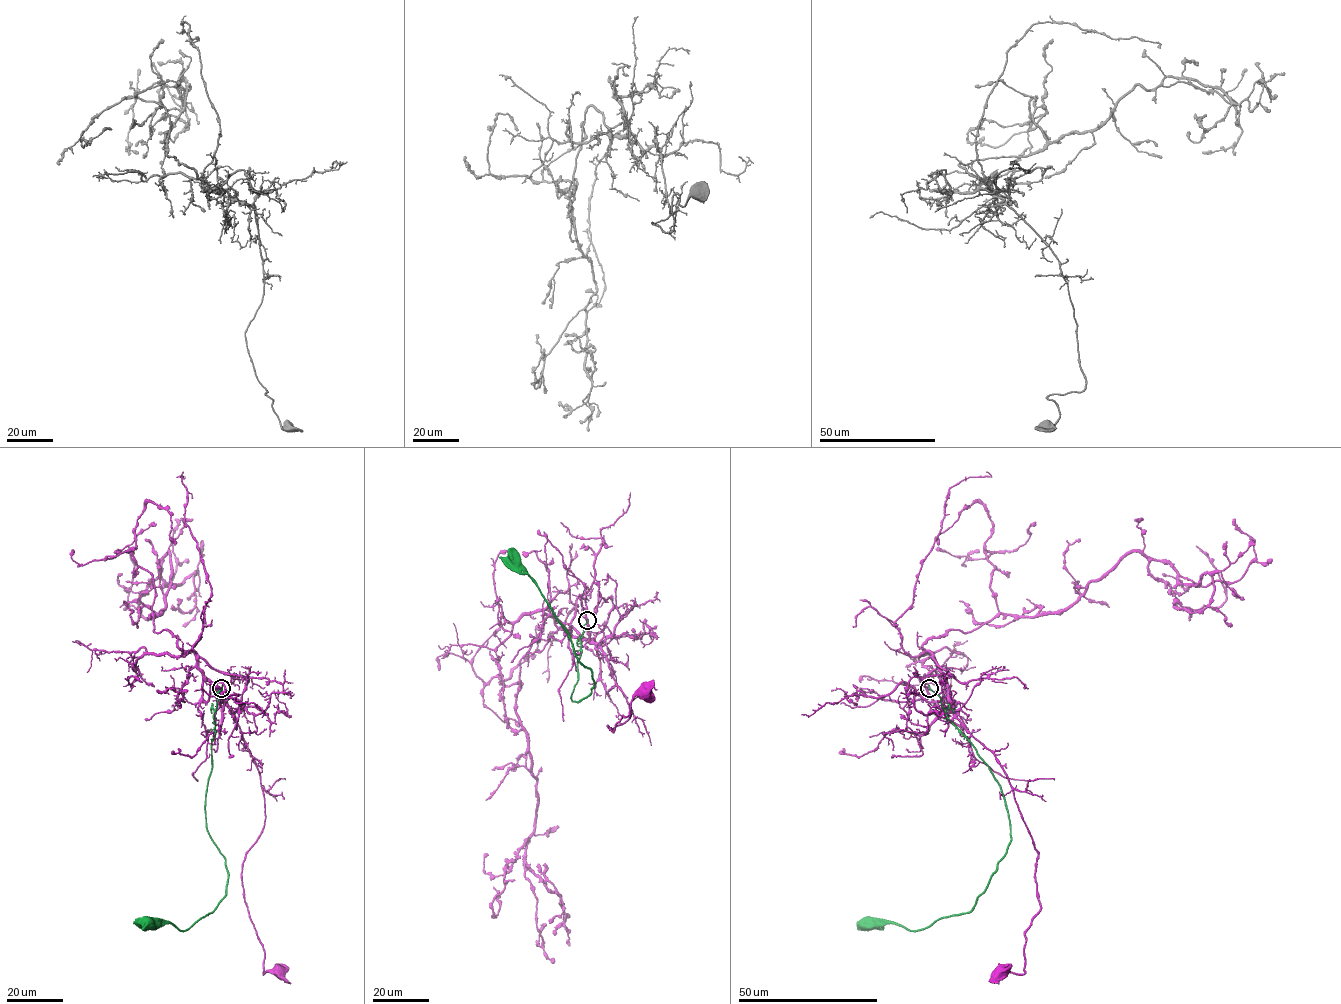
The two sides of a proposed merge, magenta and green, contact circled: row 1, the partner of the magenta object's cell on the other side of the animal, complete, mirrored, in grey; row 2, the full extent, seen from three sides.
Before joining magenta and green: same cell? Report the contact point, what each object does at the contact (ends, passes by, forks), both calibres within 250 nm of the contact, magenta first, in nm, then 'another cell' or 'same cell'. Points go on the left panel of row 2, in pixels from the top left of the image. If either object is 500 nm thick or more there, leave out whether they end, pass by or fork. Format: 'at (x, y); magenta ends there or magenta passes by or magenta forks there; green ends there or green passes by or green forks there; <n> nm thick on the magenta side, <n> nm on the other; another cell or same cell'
at (221, 688); magenta ends there; green ends there; 130 nm thick on the magenta side, 380 nm on the other; another cell

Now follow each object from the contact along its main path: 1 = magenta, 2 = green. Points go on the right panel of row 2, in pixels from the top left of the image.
1: (929, 687), (916, 690), (939, 701), (945, 680), (1038, 853), (1024, 972), (999, 971)
2: (929, 687), (1001, 789), (1010, 841), (987, 887), (968, 912), (941, 917), (915, 930), (891, 923), (867, 922)

